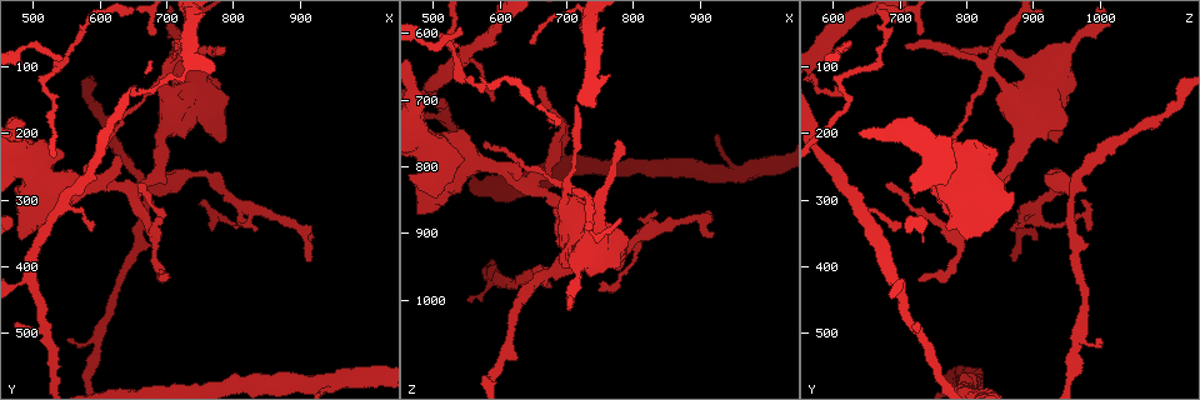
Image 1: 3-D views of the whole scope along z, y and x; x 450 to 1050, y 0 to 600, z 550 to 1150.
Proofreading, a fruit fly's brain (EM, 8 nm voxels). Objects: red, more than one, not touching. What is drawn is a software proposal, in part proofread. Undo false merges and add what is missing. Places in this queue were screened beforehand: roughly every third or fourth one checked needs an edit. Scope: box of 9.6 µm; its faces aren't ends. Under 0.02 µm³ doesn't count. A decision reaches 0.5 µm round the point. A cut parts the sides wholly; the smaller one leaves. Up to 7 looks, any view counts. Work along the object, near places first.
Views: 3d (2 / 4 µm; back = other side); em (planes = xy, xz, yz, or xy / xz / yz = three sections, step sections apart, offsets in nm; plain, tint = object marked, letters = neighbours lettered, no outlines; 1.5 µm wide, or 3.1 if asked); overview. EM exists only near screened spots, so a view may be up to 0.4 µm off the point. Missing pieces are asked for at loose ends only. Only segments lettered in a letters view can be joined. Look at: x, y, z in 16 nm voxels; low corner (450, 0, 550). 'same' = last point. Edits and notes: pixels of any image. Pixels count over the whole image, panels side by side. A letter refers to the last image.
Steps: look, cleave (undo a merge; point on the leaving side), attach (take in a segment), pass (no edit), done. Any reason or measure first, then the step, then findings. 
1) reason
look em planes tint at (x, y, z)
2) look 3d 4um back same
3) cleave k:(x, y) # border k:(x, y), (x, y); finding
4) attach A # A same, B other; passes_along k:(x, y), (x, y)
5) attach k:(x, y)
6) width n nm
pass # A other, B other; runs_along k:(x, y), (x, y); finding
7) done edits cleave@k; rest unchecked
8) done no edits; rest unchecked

sharp bend
look em planes tint at (695, 115, 840)

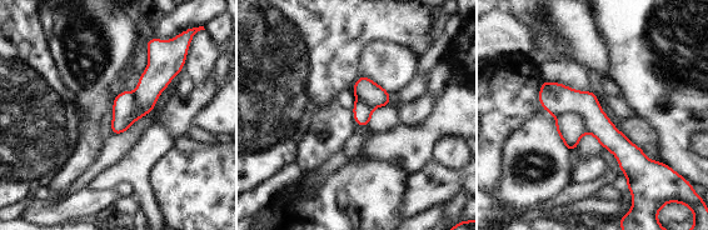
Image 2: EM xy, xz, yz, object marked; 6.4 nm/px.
see the neighbours
look em planes letters same

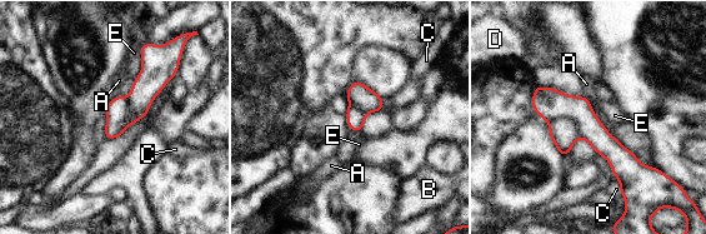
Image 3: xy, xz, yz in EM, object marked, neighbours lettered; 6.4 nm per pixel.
cleave 3:(564, 133) # A other, B other, C other, D other, E other; border 3:(549, 122), (571, 120), (579, 137); two neurons meet here

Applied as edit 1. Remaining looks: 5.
look overview

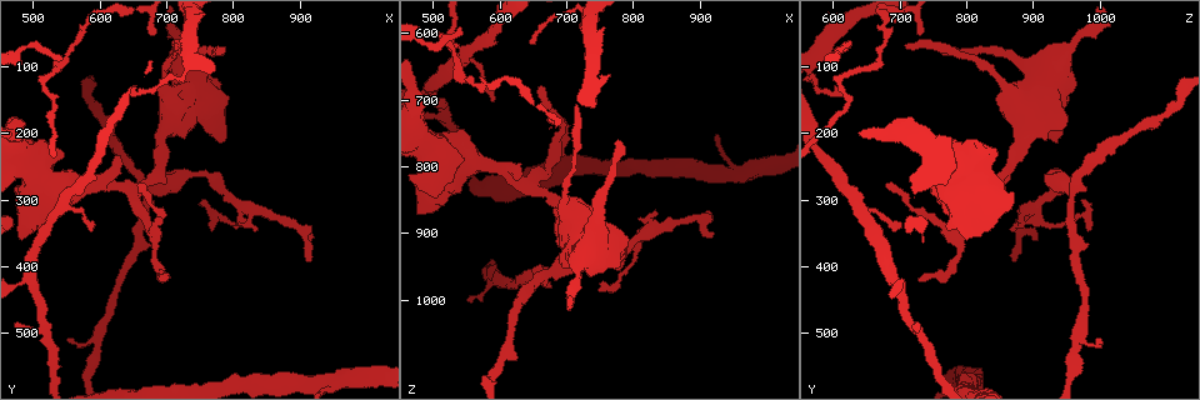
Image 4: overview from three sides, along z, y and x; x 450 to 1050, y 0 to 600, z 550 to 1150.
sharp bend
look em planes letters at (515, 130, 610)

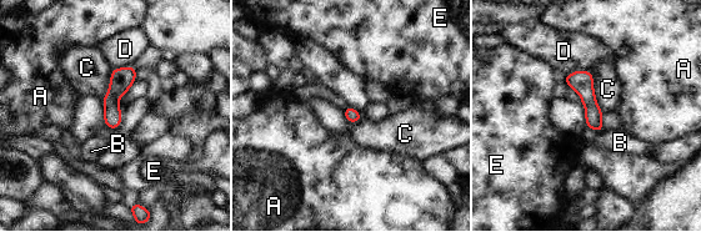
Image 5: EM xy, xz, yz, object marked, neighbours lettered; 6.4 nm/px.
pass # A other, B other, C other, D other, E other; border 5:(586, 70), (604, 111); all the same neuron

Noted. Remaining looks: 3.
sharp bend
look 3d 2um at (670, 285, 960)

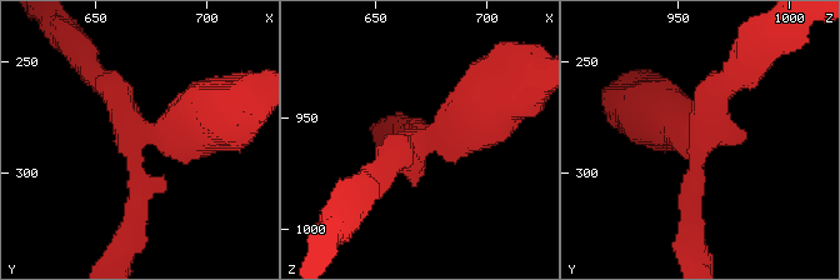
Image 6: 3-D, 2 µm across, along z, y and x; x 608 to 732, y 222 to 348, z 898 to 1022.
look em xz step 8 tint at (673, 283, 960)

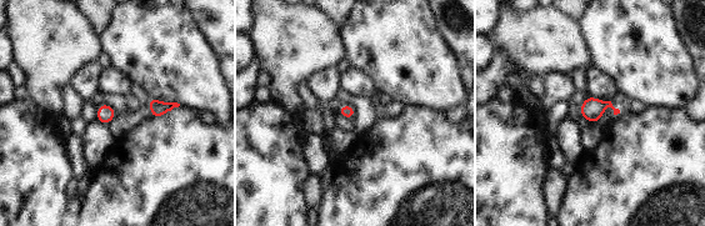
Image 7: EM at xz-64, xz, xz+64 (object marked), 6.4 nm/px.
another direction
look em planes letters same

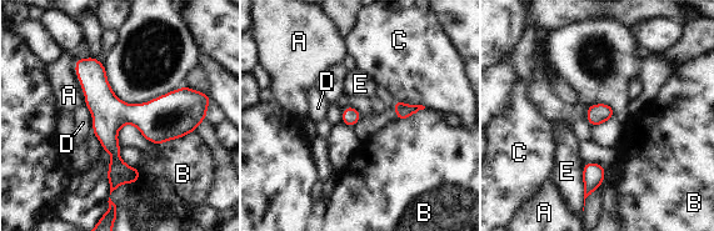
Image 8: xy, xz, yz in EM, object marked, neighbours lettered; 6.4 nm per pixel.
longest_contact A 300 nm
pass # A other, B other, C other, D other, E other; runs_along 8:(78, 61), (121, 113), (200, 113); continuous, no second neuron

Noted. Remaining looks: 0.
done edits cleave@3; rest unchecked

